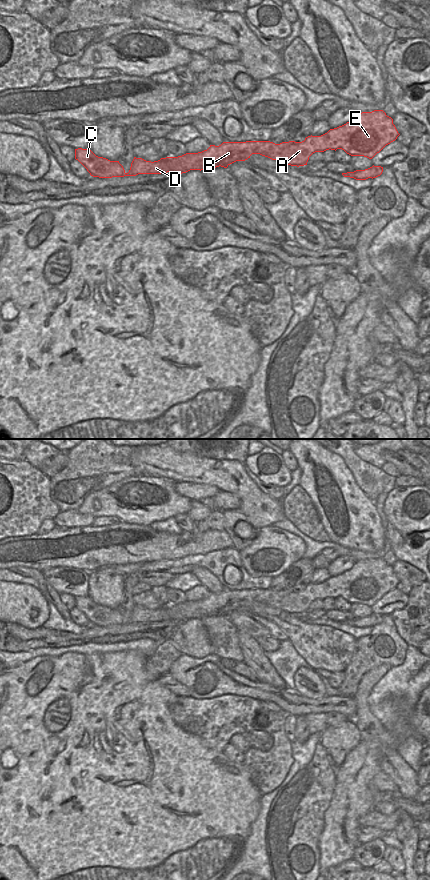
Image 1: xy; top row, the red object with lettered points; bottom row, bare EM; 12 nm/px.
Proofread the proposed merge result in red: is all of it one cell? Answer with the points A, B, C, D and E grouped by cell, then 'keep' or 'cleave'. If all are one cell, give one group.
A B E / C D; cleave

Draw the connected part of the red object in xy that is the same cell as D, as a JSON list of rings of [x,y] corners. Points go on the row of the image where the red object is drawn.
[[[75,149],[75,159],[78,160],[93,177],[112,178],[124,176],[136,176],[138,174],[161,174],[176,172],[179,175],[190,170],[204,170],[216,168],[204,161],[176,161],[161,158],[158,161],[146,161],[134,157],[128,173],[125,172],[119,161],[110,161],[103,157],[96,156],[90,149]]]

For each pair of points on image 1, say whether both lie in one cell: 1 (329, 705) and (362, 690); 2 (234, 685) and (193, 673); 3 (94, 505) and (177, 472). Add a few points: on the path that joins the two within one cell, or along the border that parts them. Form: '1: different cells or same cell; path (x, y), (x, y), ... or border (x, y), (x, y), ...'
1: different cells; border (353, 696), (356, 705), (354, 719)
2: same cell; path (224, 681), (213, 680), (203, 671)
3: different cells; border (140, 475), (163, 476), (176, 482)

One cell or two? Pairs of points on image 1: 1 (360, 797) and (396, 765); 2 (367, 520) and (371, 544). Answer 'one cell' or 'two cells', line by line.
1: two cells
2: one cell

